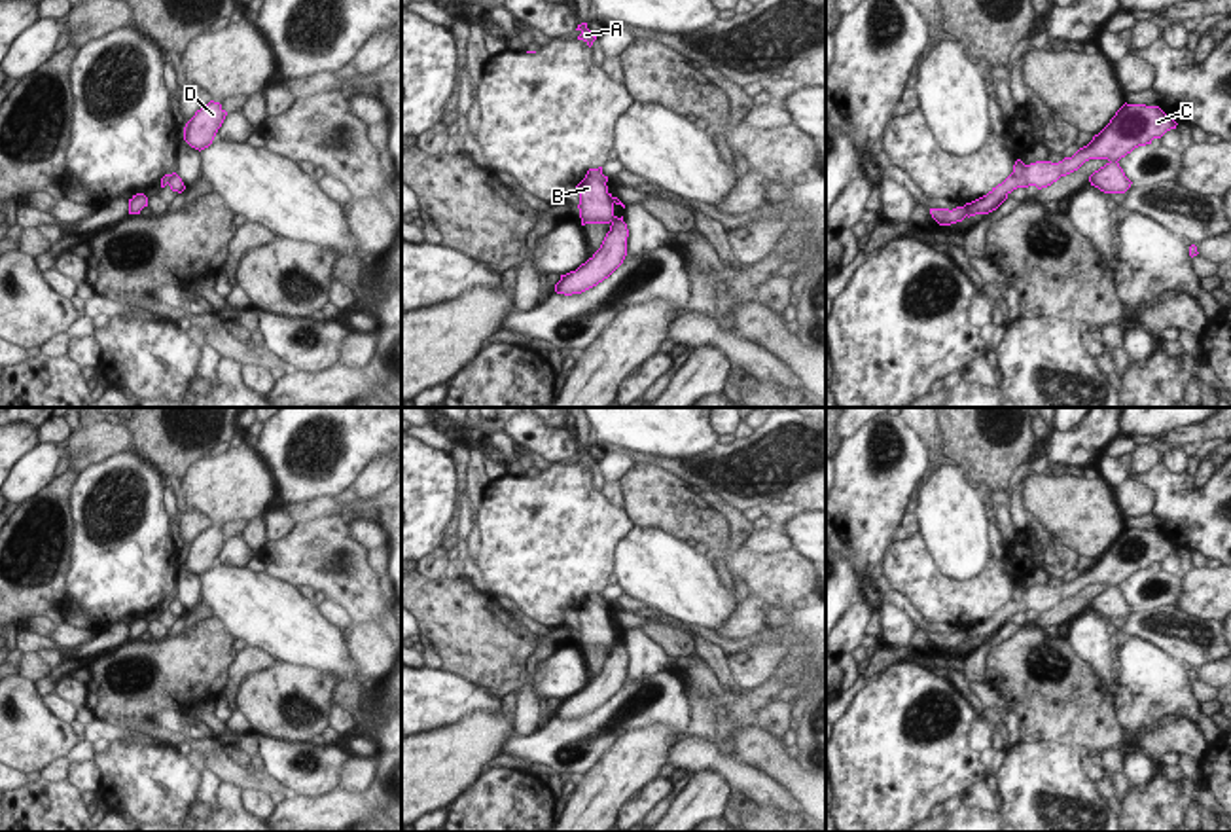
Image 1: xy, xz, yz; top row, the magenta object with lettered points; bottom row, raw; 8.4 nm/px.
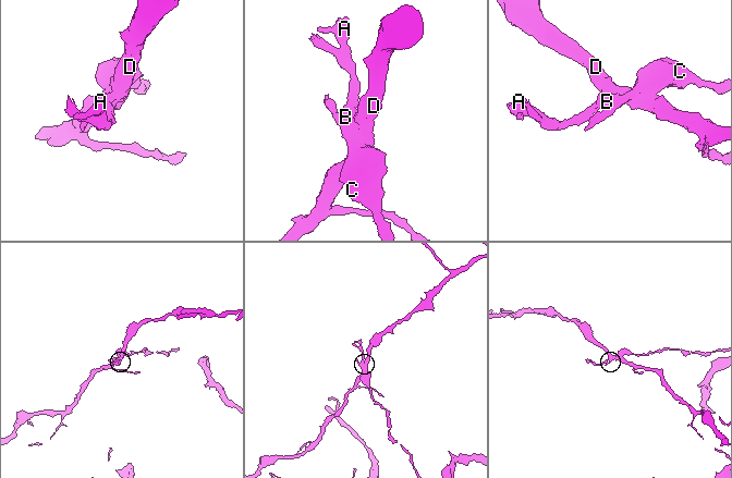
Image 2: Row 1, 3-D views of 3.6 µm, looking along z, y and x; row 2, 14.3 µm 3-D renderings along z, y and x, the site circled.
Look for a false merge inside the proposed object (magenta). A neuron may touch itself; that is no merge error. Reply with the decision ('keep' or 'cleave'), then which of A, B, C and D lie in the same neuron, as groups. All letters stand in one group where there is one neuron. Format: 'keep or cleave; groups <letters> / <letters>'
cleave; groups A B C / D

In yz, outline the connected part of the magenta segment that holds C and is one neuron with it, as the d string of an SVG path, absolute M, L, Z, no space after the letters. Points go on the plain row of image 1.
M1125 527L1110 544L1110 548L1098 559L1095 559L1087 570L1079 572L1072 582L1064 582L1059 588L1036 586L1025 589L1021 601L1009 599L987 620L953 635L930 633L930 639L939 650L962 646L966 641L970 642L975 639L989 639L996 635L1017 612L1047 612L1061 601L1078 595L1089 584L1108 584L1110 588L1117 588L1134 572L1151 569L1153 563L1161 563L1167 555L1176 553L1176 550L1178 548L1170 540L1167 540L1159 531Z

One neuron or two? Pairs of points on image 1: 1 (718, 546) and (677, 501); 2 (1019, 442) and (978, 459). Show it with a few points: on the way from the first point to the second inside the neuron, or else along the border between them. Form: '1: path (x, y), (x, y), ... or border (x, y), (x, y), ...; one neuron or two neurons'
1: path (711, 535), (688, 512); one neuron
2: path (1010, 444), (987, 450); one neuron

